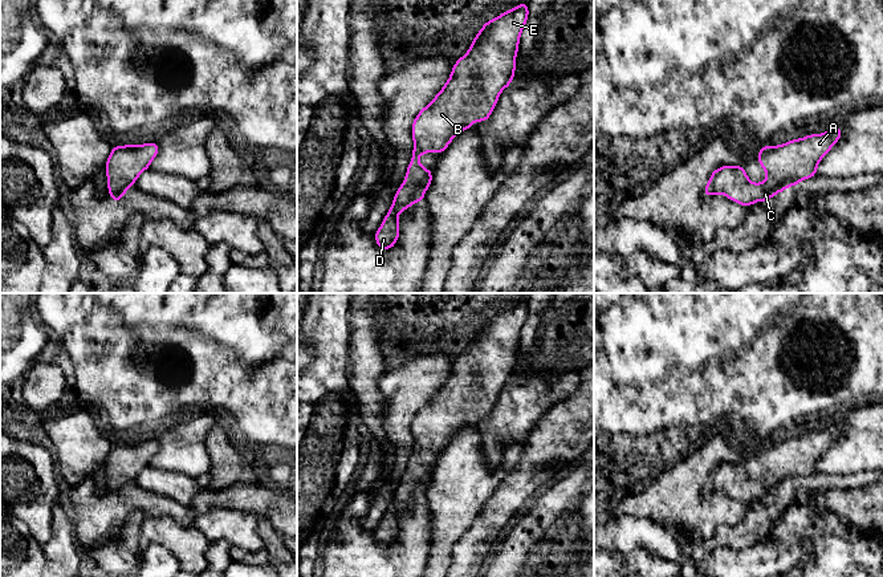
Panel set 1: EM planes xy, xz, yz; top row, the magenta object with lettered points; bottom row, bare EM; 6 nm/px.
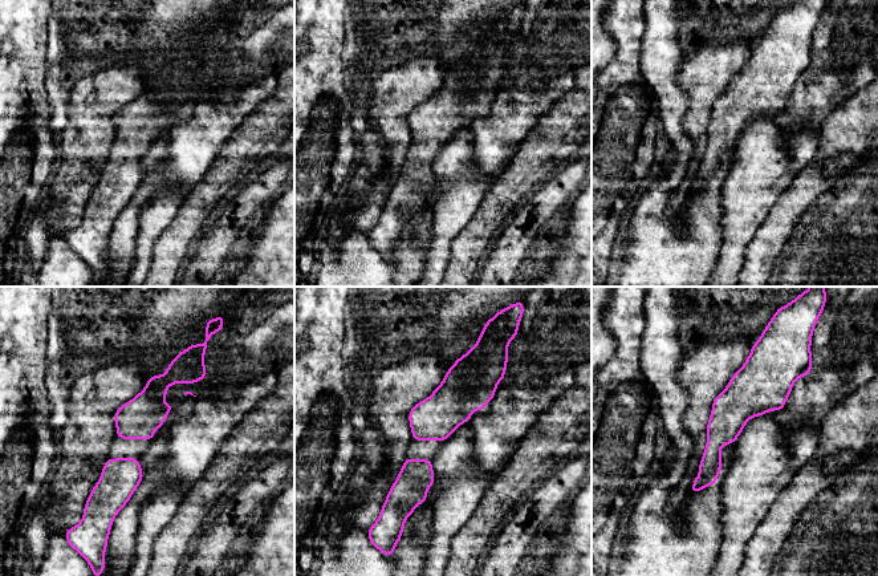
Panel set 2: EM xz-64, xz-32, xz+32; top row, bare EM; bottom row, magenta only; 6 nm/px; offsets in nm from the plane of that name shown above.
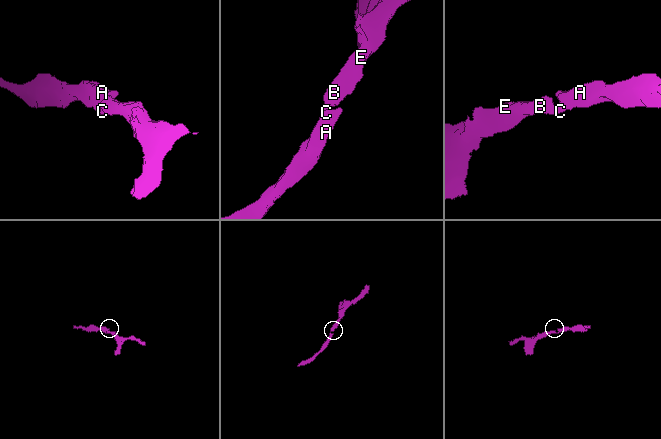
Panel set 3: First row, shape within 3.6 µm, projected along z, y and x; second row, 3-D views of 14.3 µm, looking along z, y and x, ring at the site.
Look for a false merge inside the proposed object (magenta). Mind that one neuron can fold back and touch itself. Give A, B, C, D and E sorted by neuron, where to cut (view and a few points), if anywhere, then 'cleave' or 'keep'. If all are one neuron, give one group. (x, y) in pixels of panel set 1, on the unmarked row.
A B C D E; no cut; keep

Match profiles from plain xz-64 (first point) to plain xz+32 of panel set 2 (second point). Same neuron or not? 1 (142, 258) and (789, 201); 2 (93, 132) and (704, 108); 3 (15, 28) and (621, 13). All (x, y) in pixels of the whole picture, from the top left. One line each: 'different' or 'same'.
1: different
2: same
3: same

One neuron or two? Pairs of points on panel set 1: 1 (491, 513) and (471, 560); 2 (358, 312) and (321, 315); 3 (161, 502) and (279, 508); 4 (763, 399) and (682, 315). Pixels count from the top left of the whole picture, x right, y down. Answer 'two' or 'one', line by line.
1: one
2: two
3: one
4: one

